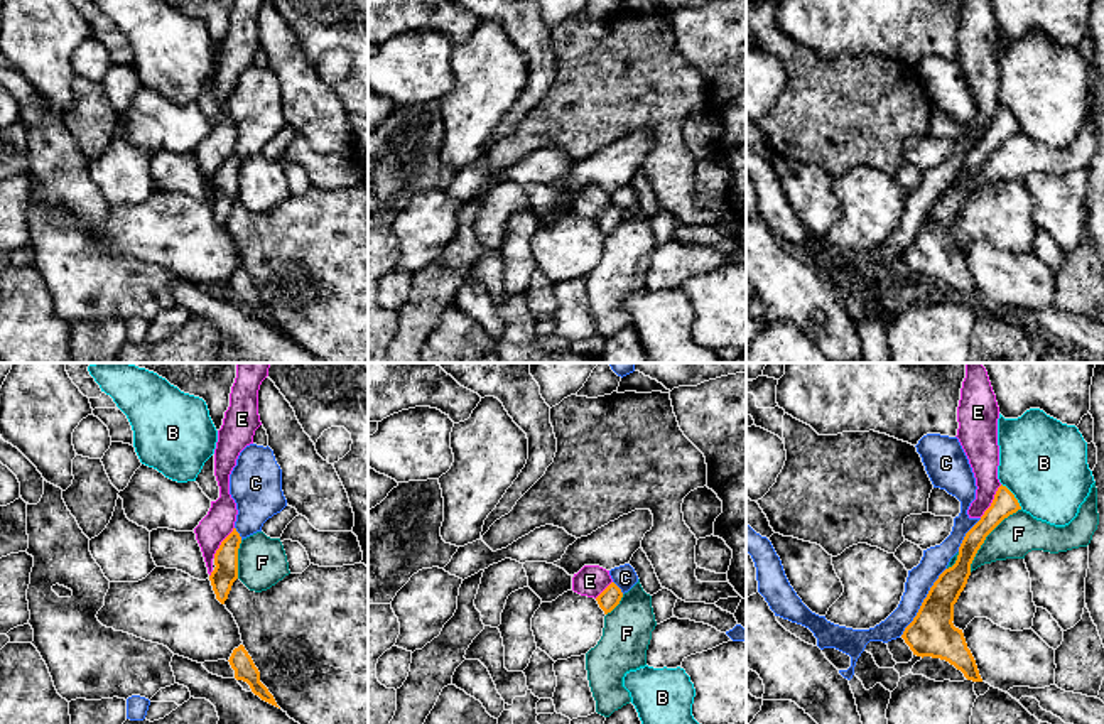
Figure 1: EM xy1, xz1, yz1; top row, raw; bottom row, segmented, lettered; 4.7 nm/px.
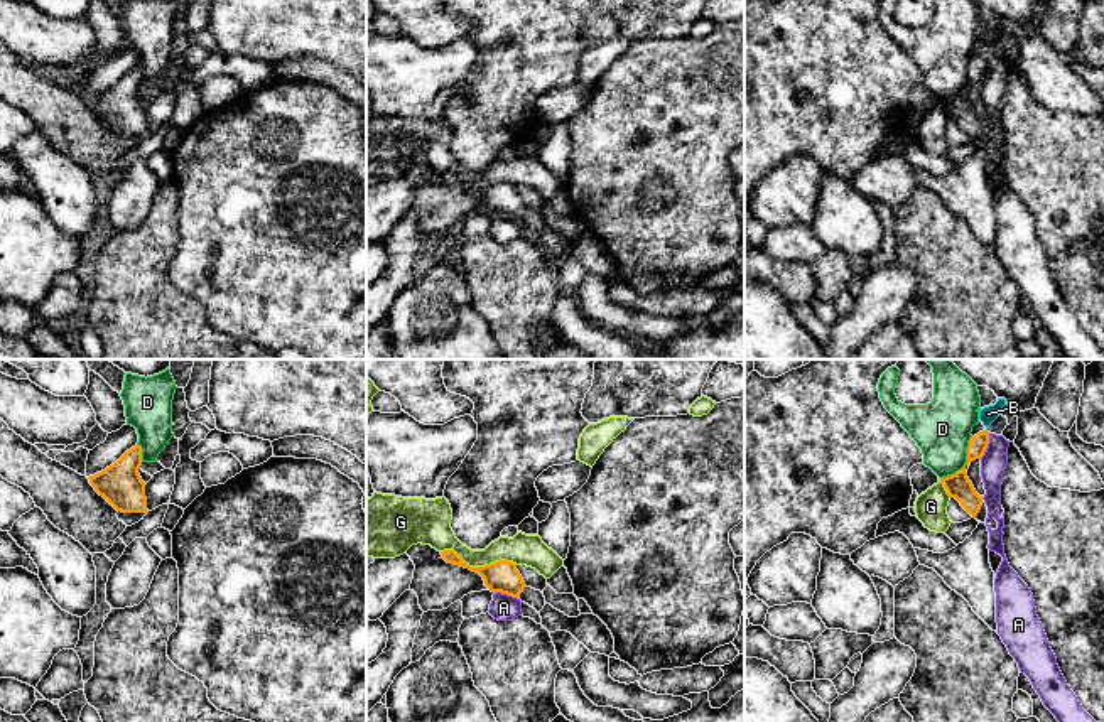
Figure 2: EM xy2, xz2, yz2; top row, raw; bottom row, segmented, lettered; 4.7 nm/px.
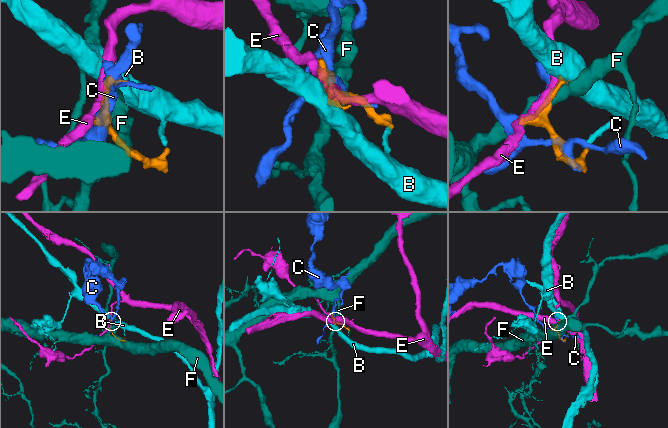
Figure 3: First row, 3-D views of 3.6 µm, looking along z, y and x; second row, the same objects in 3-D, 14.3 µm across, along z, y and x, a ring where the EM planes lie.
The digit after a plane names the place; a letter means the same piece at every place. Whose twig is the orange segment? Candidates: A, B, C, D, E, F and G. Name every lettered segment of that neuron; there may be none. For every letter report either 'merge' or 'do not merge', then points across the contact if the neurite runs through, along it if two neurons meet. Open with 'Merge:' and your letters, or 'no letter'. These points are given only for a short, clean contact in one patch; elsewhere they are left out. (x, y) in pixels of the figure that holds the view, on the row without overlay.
Merge: no letter
A: do not merge; border yz2 (990, 54), (990, 64), (979, 80)
B: do not merge; border yz1 (1001, 105), (1022, 130)
C: do not merge
D: do not merge
E: do not merge
F: do not merge
G: do not merge

